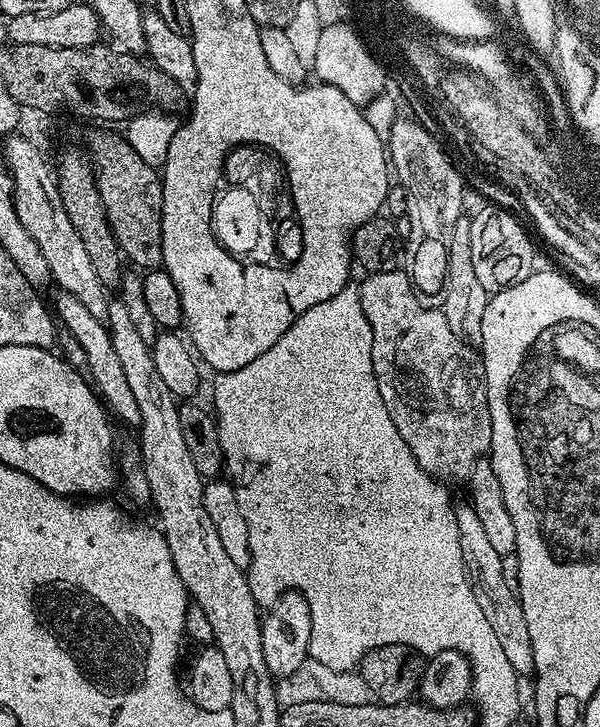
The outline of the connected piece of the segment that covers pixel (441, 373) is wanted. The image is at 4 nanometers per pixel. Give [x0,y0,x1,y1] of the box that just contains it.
[358,270,492,482]

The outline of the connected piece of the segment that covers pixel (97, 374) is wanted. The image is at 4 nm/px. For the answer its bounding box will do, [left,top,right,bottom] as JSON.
[55,291,139,426]

